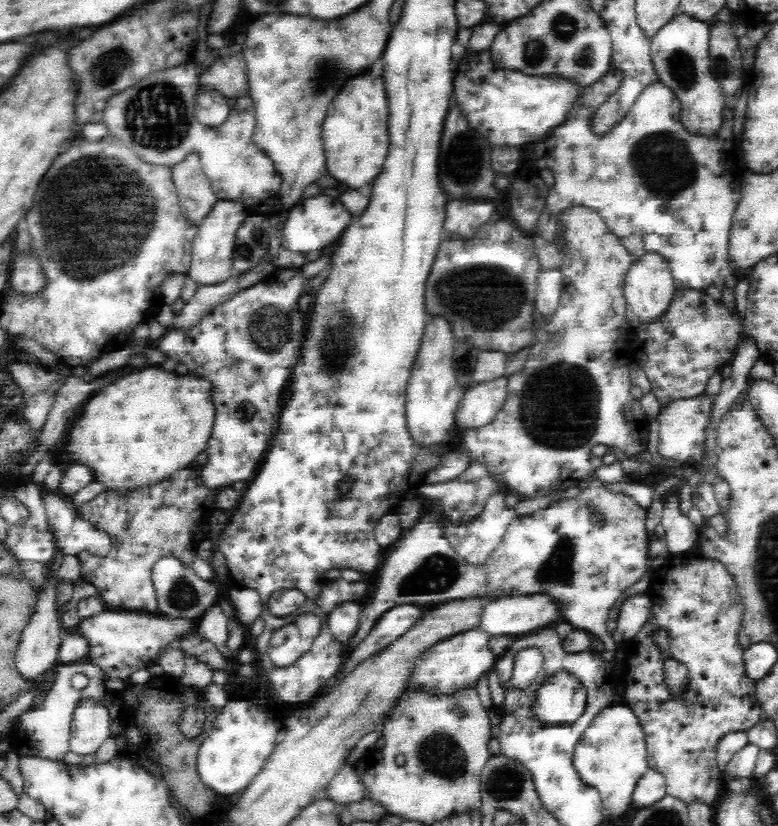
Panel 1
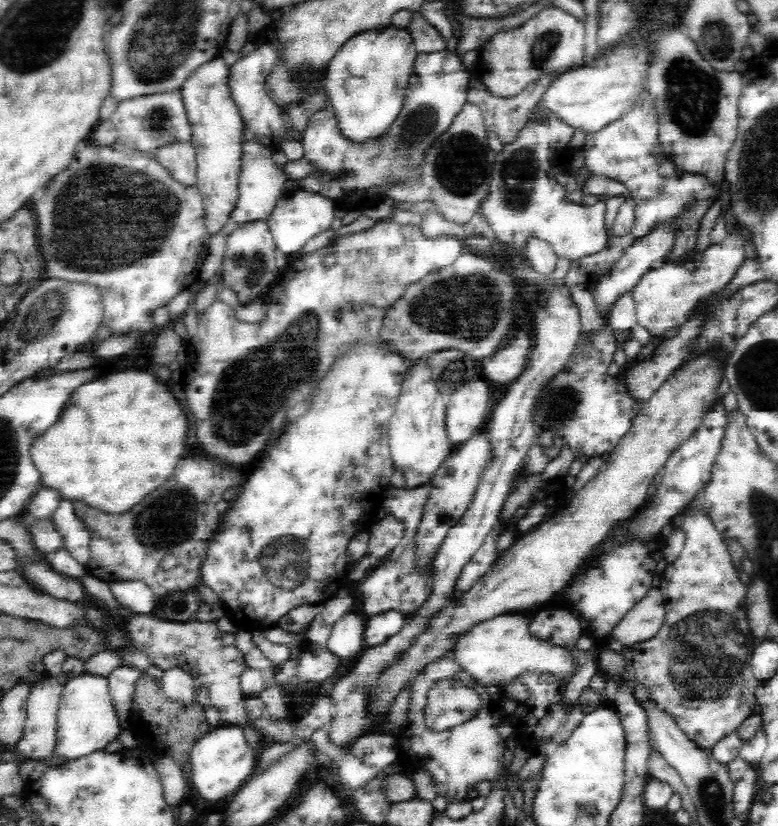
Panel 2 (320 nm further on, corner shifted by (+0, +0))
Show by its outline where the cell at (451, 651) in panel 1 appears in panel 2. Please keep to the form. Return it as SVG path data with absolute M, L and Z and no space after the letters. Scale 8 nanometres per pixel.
M533 613L496 616L492 620L476 624L458 640L453 650L456 665L483 687L496 686L500 689L519 678L524 670L570 676L573 665L571 650L532 636L528 630L531 615Z

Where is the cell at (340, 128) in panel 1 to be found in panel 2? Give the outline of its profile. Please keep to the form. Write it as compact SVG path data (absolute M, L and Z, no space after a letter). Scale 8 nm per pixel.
M388 26L384 30L360 32L336 52L328 64L322 85L339 133L346 140L352 144L372 144L372 142L378 142L380 136L388 132L388 128L394 124L394 120L402 110L407 82L416 57L417 50L410 33L406 29L400 30L393 26Z

